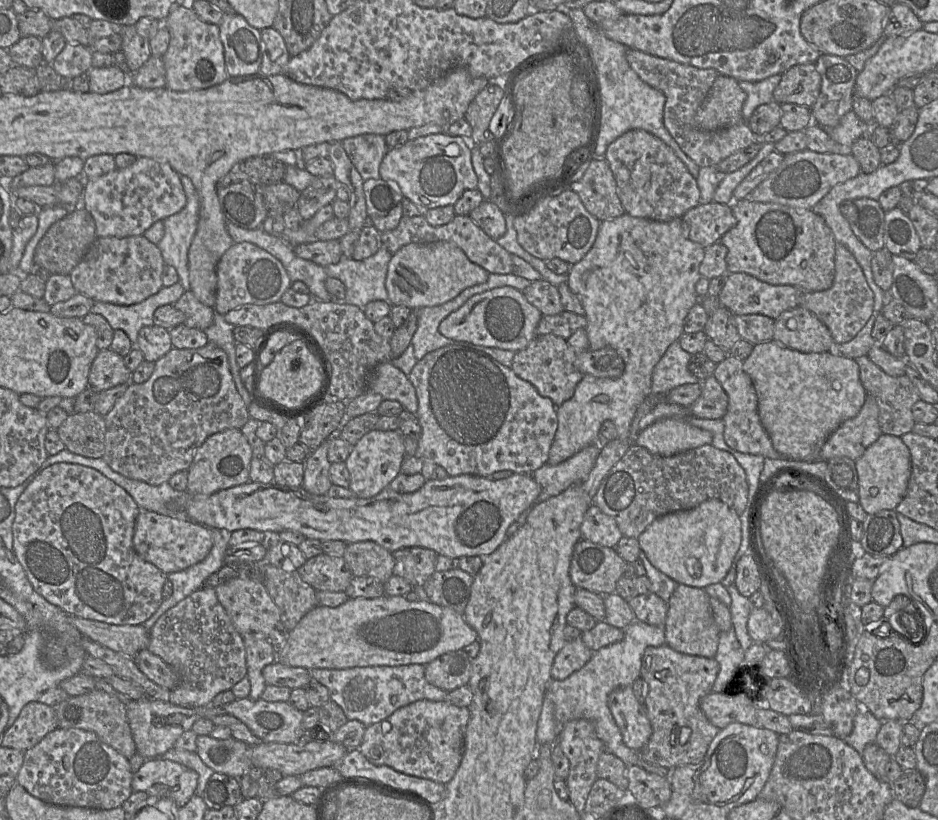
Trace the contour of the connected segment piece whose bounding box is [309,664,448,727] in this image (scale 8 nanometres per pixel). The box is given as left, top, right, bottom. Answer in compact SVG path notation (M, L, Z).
M408 664L400 666L367 666L345 669L313 668L310 671L312 678L326 686L330 699L338 704L348 720L358 720L366 727L388 718L397 709L418 700L443 701L448 692L430 684L424 675L425 665Z

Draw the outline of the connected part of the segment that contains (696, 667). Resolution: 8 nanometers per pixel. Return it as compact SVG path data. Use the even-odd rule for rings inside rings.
M667 644L645 649L640 678L646 684L644 707L652 734L647 744L638 751L643 761L669 770L681 765L696 764L704 758L719 729L705 717L699 702L711 692L718 672L719 664L714 658L680 653Z

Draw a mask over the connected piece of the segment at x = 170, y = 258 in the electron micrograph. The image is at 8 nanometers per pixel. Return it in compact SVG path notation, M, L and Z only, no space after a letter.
M179 174L186 196L185 206L163 219L164 235L157 244L165 264L175 268L183 289L190 290L188 250L199 219L199 198L191 180Z

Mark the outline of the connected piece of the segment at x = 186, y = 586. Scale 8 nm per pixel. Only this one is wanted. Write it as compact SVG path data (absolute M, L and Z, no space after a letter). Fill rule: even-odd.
M210 528L211 529L211 535L213 539L213 547L208 554L208 556L202 560L201 562L190 566L187 569L184 569L179 572L173 572L168 574L167 579L168 581L171 581L173 585L173 592L171 596L168 599L164 599L161 603L160 607L157 609L157 611L148 619L146 620L142 625L150 631L150 629L153 627L153 625L157 622L157 620L170 608L175 606L177 603L179 603L181 600L188 597L190 594L195 592L196 590L200 589L205 580L211 576L213 573L217 572L223 565L224 565L224 556L229 549L229 534L227 530L220 530L217 528Z

